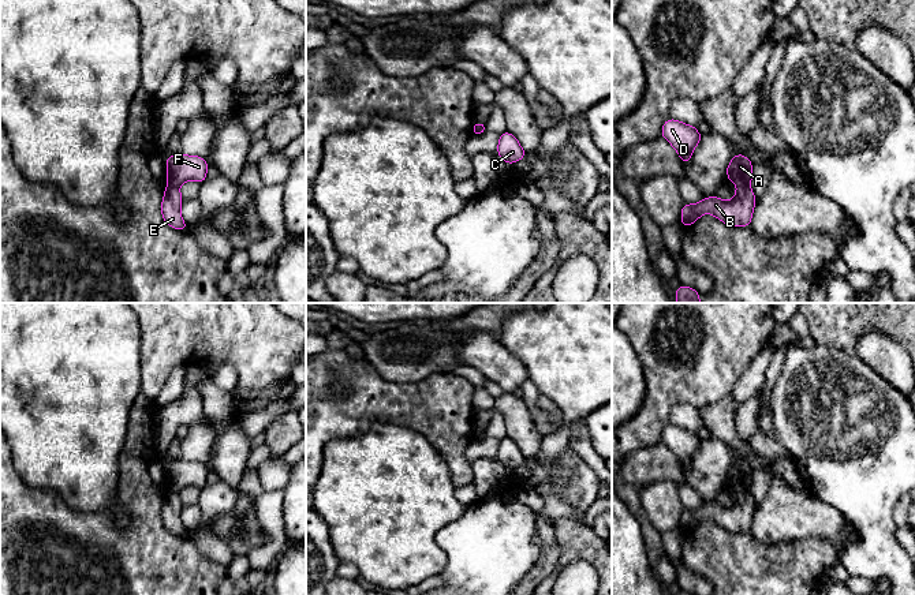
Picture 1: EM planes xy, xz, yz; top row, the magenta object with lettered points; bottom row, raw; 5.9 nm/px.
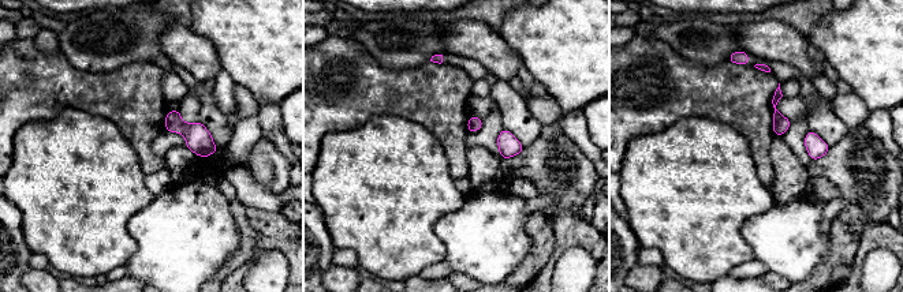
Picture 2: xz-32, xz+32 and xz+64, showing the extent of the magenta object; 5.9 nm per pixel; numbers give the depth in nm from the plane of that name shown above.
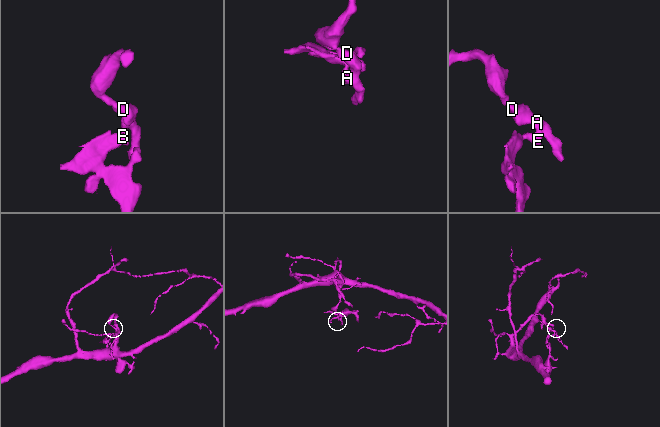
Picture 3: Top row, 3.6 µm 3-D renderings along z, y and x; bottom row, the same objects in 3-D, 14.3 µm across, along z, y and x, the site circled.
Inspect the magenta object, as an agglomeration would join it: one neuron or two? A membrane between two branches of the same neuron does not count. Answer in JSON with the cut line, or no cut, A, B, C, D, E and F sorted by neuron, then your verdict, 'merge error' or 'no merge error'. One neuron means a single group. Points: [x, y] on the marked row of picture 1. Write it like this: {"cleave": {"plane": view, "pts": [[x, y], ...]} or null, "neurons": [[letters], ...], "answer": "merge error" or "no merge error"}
{"cleave": {"plane": "yz", "pts": [[749, 184], [738, 187]]}, "neurons": [["A", "C", "D", "F"], ["B", "E"]], "answer": "merge error"}

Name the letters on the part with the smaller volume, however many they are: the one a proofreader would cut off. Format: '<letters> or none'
B, E

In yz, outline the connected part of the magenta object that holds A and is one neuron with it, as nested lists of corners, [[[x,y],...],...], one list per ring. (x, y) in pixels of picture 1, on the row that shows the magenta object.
[[[737,153],[727,166],[727,177],[739,186],[750,186],[752,179],[752,162],[743,154]]]

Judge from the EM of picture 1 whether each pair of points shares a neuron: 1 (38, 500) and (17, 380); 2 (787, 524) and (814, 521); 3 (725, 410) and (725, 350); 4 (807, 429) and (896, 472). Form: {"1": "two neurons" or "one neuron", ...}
{"1": "two neurons", "2": "one neuron", "3": "two neurons", "4": "one neuron"}

